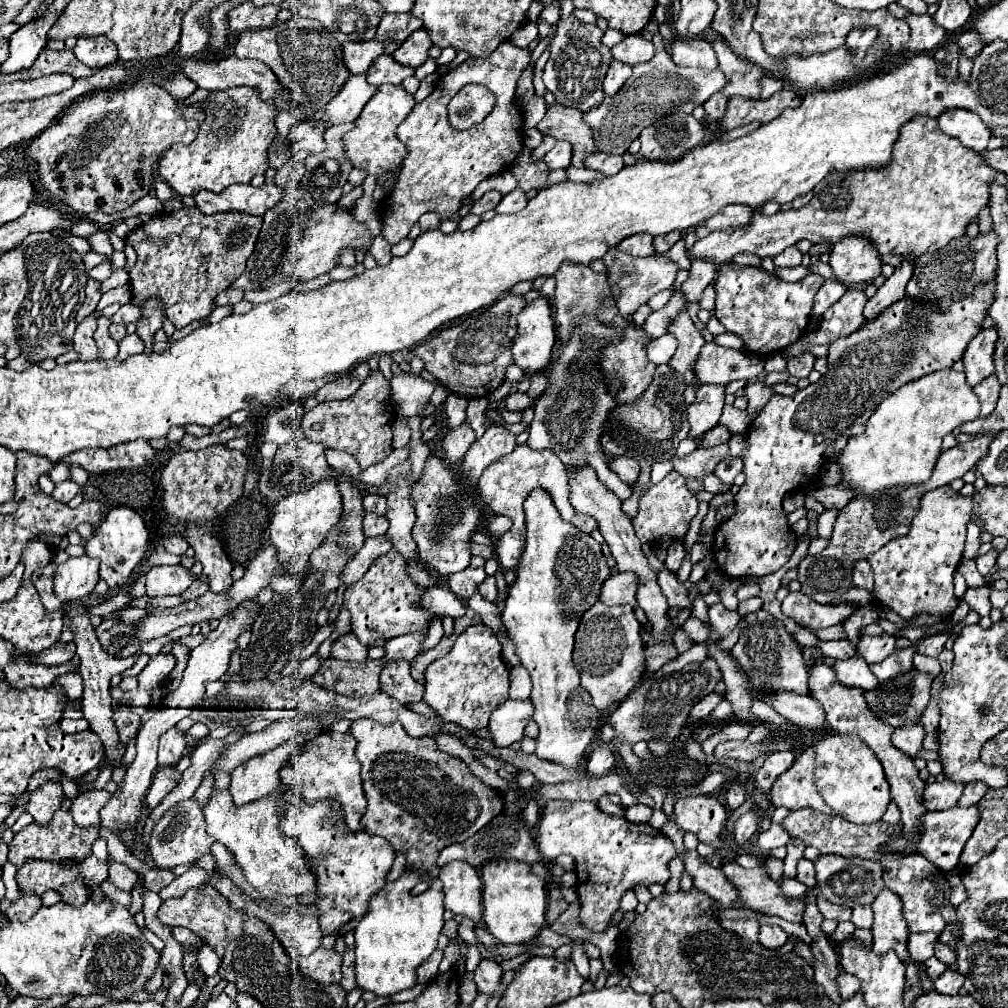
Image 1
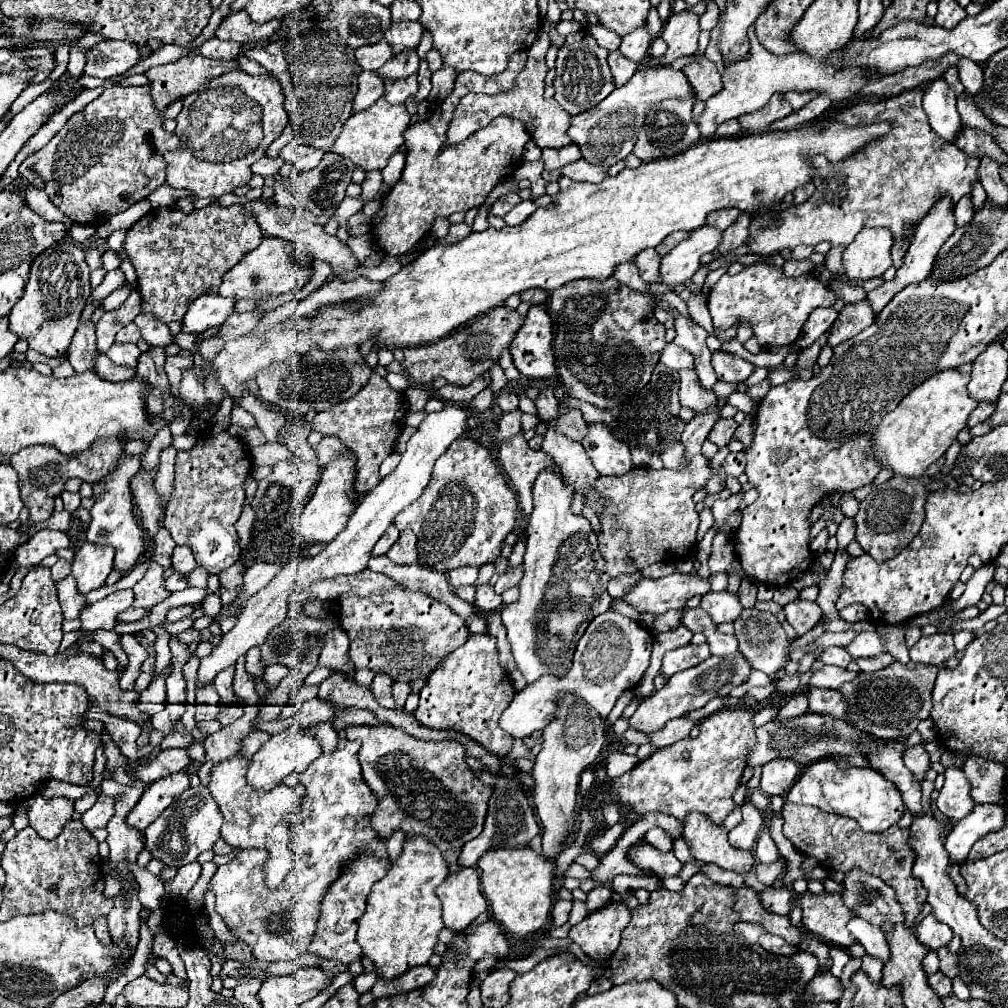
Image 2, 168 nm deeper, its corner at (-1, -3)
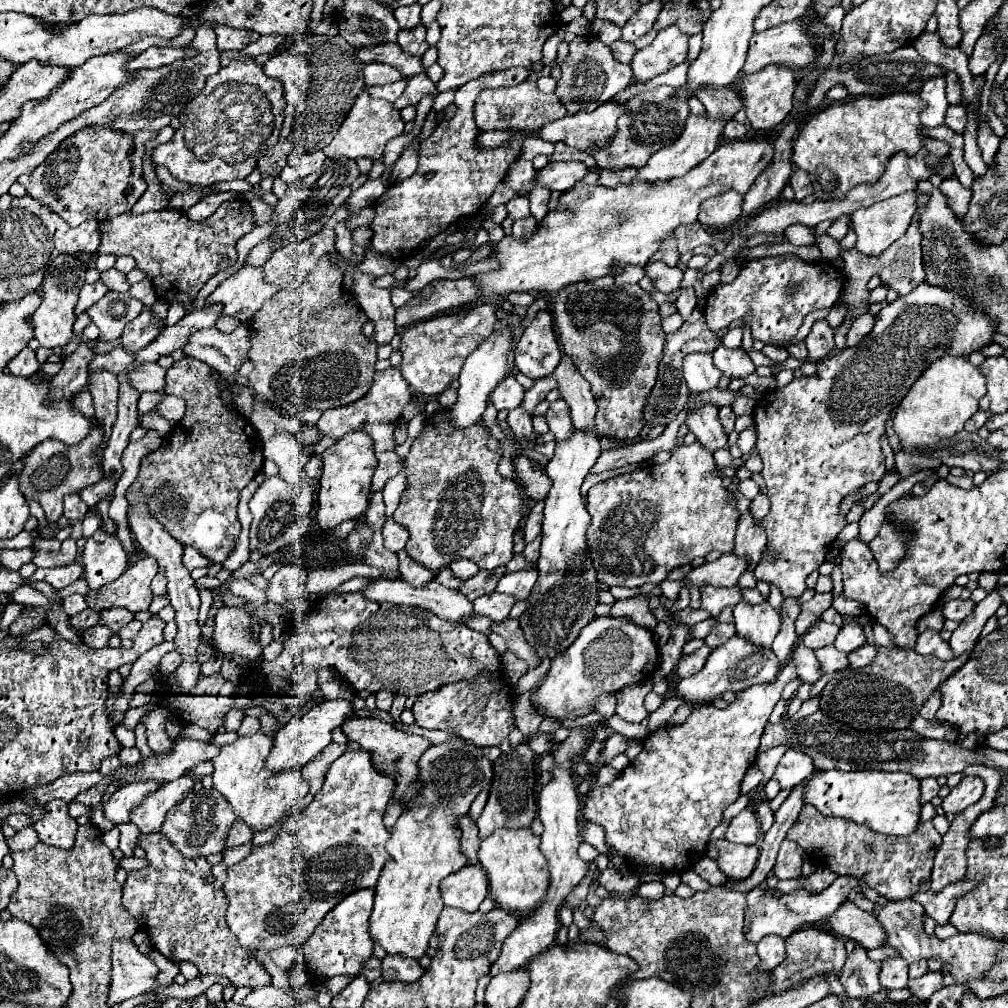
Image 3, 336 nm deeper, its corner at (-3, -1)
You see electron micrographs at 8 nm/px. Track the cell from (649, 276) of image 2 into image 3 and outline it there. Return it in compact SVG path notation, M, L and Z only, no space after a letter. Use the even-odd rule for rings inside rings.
M656 261L656 263L648 263L644 269L646 269L646 275L654 281L652 285L654 285L658 291L670 295L670 293L674 293L676 289L680 289L680 281L682 281L684 273L682 273L678 267L668 267L666 263Z

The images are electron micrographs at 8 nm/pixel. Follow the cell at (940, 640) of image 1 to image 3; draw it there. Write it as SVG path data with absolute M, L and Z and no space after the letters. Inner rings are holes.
M924 631L924 633L920 633L918 641L916 641L916 653L932 655L932 657L938 657L942 661L950 661L954 657L948 641L944 641L938 635L938 631Z

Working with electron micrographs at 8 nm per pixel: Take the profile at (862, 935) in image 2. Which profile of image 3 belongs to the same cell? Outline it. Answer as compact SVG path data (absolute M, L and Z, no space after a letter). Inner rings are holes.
M888 959L883 961L879 974L884 989L906 989L908 987L908 963L904 959Z

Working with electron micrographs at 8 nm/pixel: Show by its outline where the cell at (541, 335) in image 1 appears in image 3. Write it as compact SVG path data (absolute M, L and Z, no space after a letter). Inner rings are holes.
M540 311L516 345L516 369L536 381L550 375L558 361L560 347L552 327L552 315L550 311Z

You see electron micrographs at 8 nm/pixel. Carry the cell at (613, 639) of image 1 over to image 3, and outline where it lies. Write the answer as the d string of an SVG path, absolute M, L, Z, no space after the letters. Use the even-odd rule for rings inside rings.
M596 617L594 621L590 621L580 631L576 641L562 653L562 657L556 655L552 659L548 677L540 685L540 691L536 695L532 695L532 701L538 707L540 715L552 717L552 719L558 719L558 721L574 719L578 715L586 715L586 713L576 713L576 709L588 711L598 695L618 693L622 687L626 687L630 683L650 679L652 671L656 669L656 657L658 657L658 647L654 643L654 633L652 631L632 623L628 617Z

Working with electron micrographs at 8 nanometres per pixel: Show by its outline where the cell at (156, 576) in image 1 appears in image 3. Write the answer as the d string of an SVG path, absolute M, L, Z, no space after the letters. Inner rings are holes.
M152 557L138 559L126 573L122 573L116 581L100 587L88 589L86 603L88 609L104 611L112 607L124 607L132 613L148 611L152 603L150 581L158 573L158 563Z

